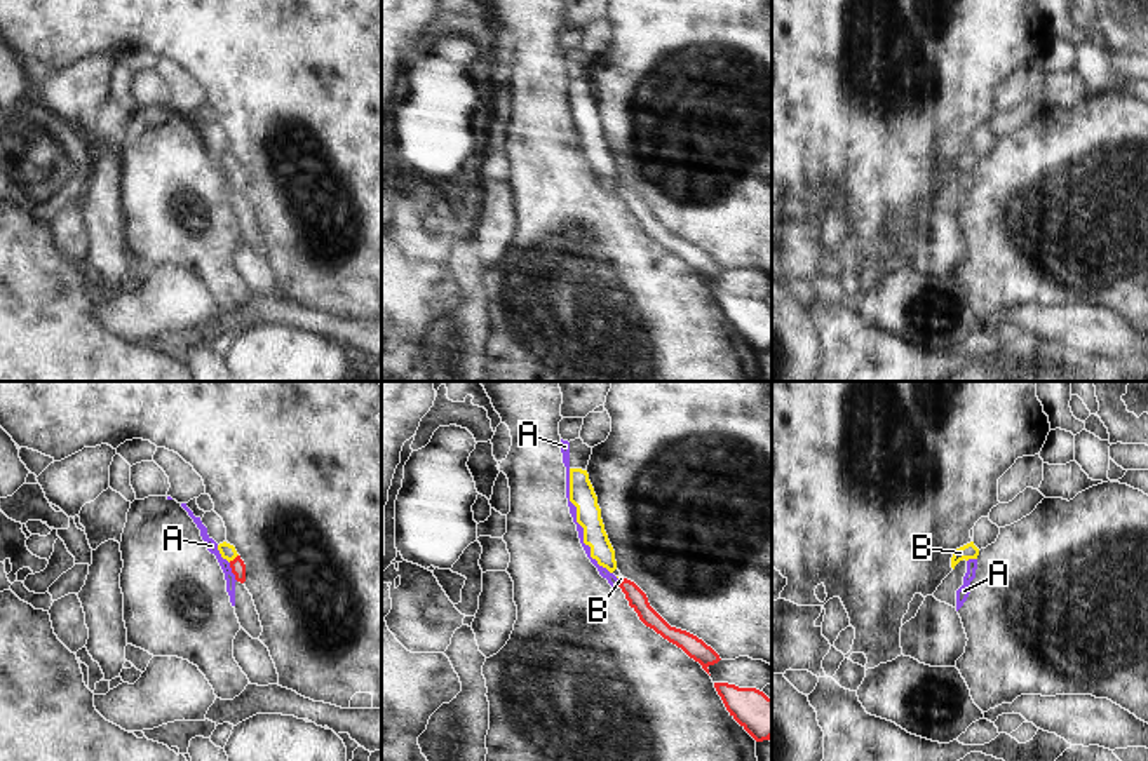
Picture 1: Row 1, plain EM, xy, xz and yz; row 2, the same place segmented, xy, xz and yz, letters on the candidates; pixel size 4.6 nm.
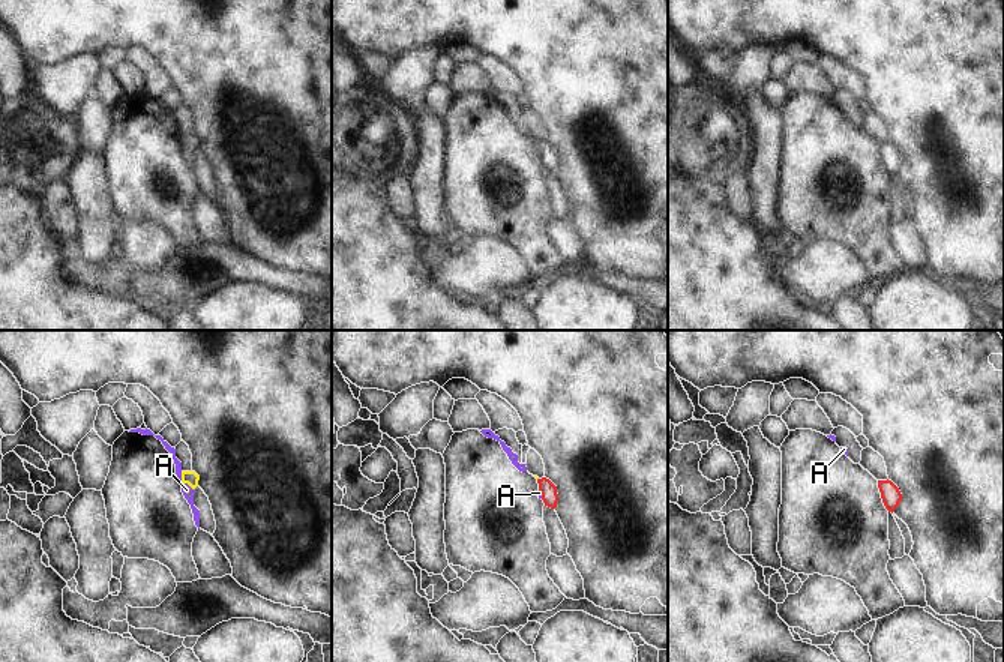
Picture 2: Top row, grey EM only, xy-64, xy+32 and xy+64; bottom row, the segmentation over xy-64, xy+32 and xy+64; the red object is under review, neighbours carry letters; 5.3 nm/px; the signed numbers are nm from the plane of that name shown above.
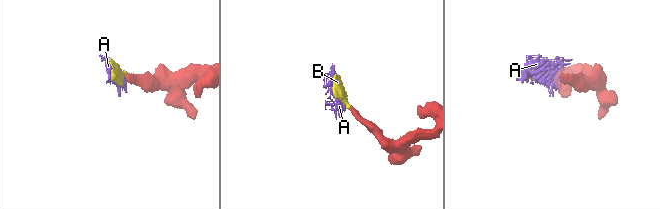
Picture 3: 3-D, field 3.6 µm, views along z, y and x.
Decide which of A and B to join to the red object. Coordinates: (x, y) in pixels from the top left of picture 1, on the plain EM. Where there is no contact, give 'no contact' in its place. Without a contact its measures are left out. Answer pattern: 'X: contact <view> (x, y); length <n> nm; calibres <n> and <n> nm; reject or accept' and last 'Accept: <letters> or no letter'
A: contact xy (232, 181); length 100 nm; calibres 70 and 50 nm; reject
B: contact xy (234, 169); length 60 nm; calibres 70 and 70 nm; accept
Accept: B

